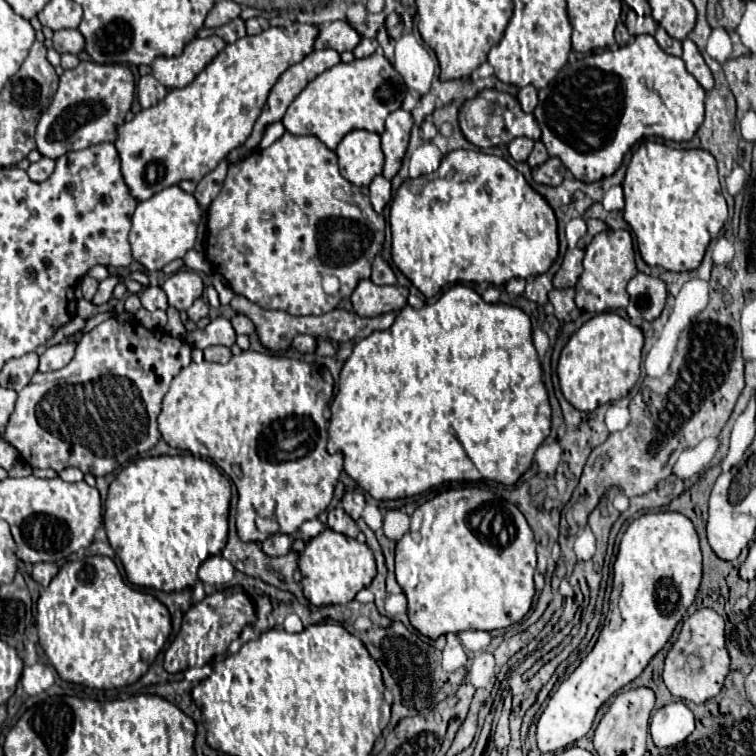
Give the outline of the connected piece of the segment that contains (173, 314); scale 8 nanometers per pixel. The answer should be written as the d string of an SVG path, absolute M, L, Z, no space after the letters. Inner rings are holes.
M170 307L166 313L168 313L166 331L168 331L170 335L174 335L174 337L184 337L184 335L186 335L186 329L184 329L184 325L182 325L182 321L180 321L180 311L174 309L174 307Z

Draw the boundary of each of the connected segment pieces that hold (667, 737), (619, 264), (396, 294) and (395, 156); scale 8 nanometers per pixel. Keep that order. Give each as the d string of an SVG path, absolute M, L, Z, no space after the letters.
M672 701L654 711L650 735L654 745L670 747L682 743L694 731L694 715L682 701Z
M602 231L586 247L584 273L576 283L576 305L588 313L604 313L628 305L626 283L638 273L634 263L634 247L628 231Z
M364 279L354 289L350 301L360 317L378 317L388 311L400 311L406 305L408 289L400 285L378 287L370 279Z
M396 109L386 119L386 131L382 133L382 151L386 157L386 165L384 165L382 175L386 179L392 179L400 169L402 157L404 157L406 147L408 147L412 125L414 125L412 115L404 109Z

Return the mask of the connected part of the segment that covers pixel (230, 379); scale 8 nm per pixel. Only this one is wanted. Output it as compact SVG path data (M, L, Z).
M242 351L228 363L190 363L172 381L162 411L158 415L158 427L162 439L176 449L190 451L196 457L208 459L218 465L238 489L238 513L236 527L242 541L262 543L268 535L256 527L256 517L274 517L280 525L280 533L296 533L298 527L326 511L332 501L336 481L342 473L342 453L328 453L328 429L324 421L324 409L333 397L334 380L324 379L322 371L314 371L312 365L296 359Z

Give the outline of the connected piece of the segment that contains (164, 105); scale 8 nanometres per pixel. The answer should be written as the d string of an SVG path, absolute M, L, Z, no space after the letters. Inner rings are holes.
M288 23L286 29L282 27L270 27L254 37L242 37L232 45L226 45L226 49L186 87L172 89L158 105L150 109L142 109L132 121L118 127L118 139L116 149L120 153L122 161L122 175L126 185L130 187L132 195L138 201L144 201L152 197L154 193L176 185L182 179L188 181L200 181L206 173L214 171L216 165L238 145L242 145L248 135L252 133L252 127L268 99L268 93L272 85L278 81L278 77L292 67L294 63L300 63L306 55L314 51L314 41L318 37L316 25L304 25L304 23Z

